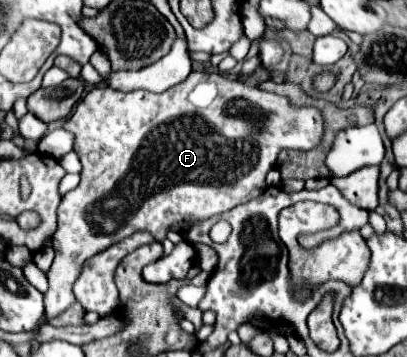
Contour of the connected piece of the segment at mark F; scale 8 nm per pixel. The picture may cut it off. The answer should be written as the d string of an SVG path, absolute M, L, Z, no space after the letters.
M193 71L183 83L161 95L151 91L121 93L101 85L85 95L63 127L75 135L75 153L81 161L81 183L63 195L57 209L57 231L52 237L55 258L47 271L47 319L57 317L75 301L71 287L83 261L97 251L119 243L135 231L149 231L157 241L163 241L171 229L187 231L197 219L221 215L261 195L267 189L261 187L261 179L275 167L281 149L307 151L319 145L323 115L313 107L291 107L285 97L261 91L257 85L233 81L219 73Z

